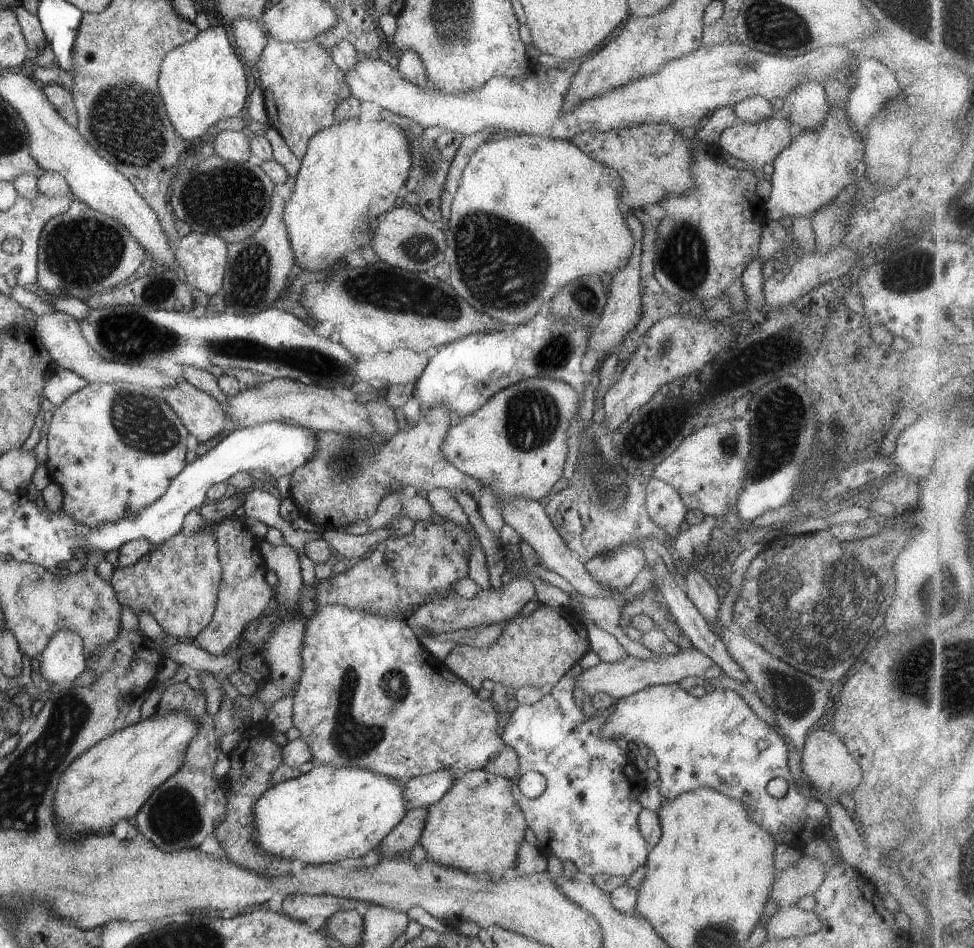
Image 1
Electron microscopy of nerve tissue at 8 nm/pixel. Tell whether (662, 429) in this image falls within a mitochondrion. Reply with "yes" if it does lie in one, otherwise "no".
no

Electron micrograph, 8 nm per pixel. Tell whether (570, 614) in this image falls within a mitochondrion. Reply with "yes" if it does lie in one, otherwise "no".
no

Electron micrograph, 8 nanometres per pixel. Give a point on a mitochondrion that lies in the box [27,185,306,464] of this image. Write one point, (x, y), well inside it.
(85, 251)

